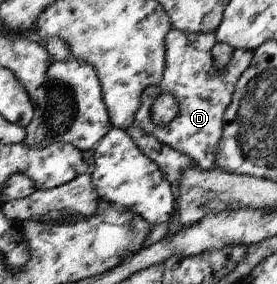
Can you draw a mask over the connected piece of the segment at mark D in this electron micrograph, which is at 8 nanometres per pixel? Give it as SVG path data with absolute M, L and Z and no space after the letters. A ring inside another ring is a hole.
M170 29L164 35L164 73L162 80L154 87L146 88L140 93L140 107L134 113L134 125L138 125L146 135L156 137L161 145L176 149L185 157L194 161L194 167L200 170L210 170L215 167L214 157L220 133L222 133L222 115L230 104L236 81L246 70L252 58L251 51L236 49L224 69L216 69L212 65L210 51L215 45L215 33L180 33ZM168 93L176 99L176 117L168 125L154 125L150 121L150 103L156 95Z

